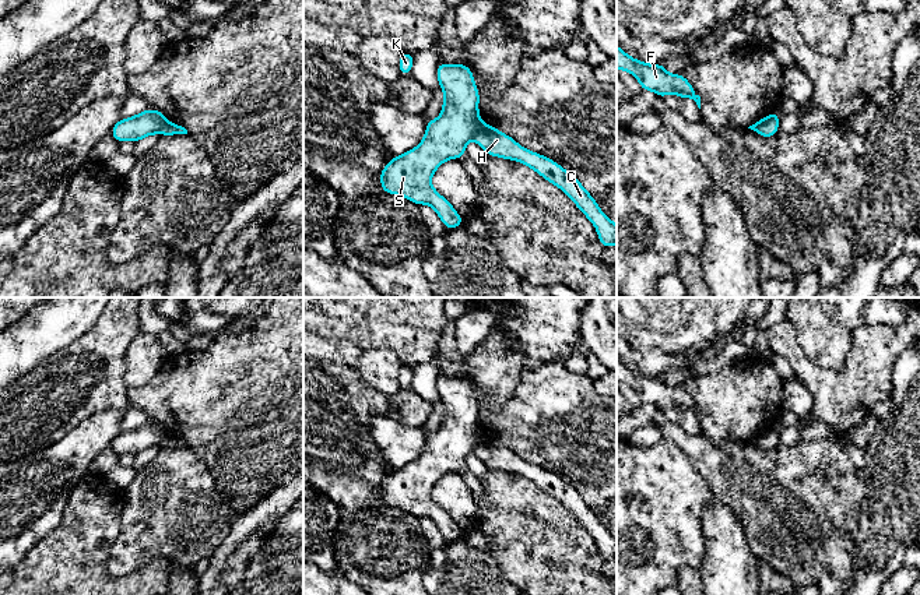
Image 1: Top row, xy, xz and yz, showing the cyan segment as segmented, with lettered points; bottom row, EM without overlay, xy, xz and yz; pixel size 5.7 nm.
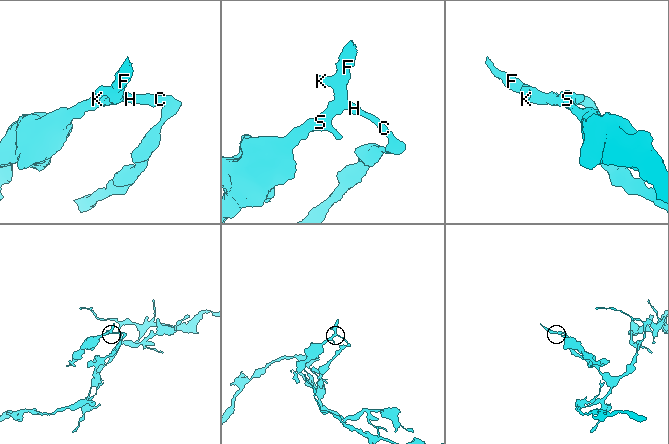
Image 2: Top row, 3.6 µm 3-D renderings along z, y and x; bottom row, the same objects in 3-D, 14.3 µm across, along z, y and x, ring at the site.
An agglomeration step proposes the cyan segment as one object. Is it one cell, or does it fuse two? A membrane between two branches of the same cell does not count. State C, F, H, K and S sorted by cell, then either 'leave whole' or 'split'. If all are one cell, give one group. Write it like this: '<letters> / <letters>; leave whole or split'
C H / F K S; split

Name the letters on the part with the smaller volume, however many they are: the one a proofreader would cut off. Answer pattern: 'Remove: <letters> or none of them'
Remove: F, K, S

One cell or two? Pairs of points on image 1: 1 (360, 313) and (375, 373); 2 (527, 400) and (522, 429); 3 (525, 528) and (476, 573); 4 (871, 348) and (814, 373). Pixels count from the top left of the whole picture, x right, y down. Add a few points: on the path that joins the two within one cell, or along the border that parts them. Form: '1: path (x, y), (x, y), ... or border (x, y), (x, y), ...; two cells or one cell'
1: border (400, 362), (392, 351), (371, 348), (354, 366); two cells
2: path (527, 407), (527, 422); one cell
3: border (488, 553), (509, 580); two cells
4: path (857, 362), (843, 377), (828, 377); one cell

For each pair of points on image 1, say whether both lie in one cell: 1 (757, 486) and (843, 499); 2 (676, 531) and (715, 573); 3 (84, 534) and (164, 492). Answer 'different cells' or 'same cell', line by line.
1: same cell
2: different cells
3: different cells

